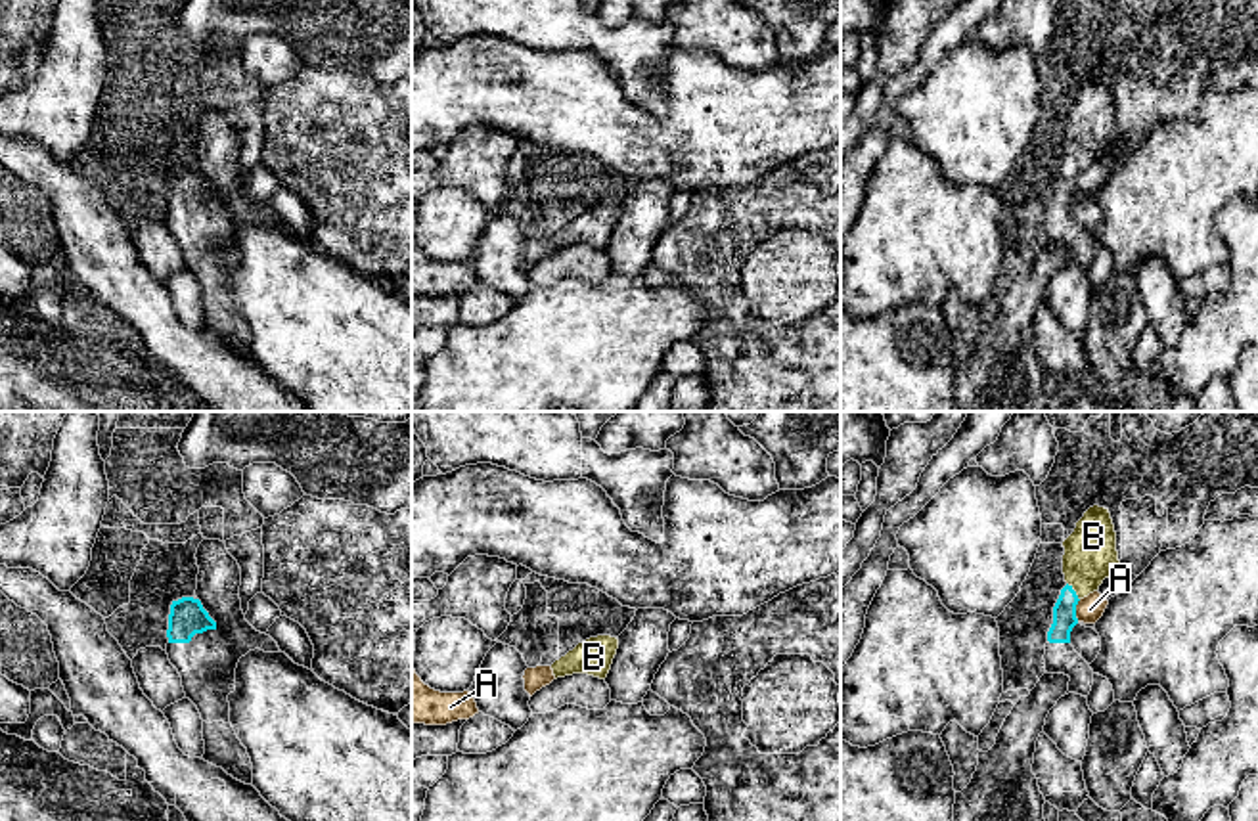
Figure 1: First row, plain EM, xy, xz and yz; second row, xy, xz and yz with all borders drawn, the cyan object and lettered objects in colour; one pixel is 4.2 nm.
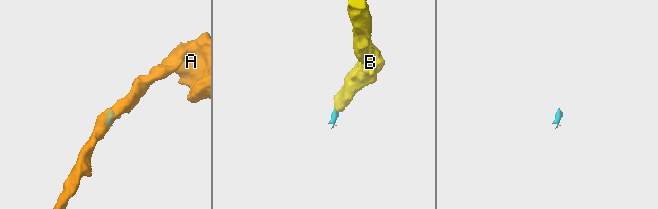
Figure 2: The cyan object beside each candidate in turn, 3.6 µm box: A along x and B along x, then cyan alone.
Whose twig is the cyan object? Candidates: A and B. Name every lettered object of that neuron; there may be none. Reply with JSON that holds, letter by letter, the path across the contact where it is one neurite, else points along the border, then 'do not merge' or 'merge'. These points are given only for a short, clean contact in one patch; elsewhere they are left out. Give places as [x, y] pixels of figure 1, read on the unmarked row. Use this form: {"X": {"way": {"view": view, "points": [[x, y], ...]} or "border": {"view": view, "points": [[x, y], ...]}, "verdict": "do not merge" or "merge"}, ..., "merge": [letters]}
{"A": {"border": {"view": "yz", "points": [[1080, 171], [1077, 192]]}, "verdict": "do not merge"}, "B": {"way": {"view": "yz", "points": [[1065, 190], [1065, 175], [1075, 163], [1090, 127]]}, "verdict": "merge"}, "merge": ["B"]}

